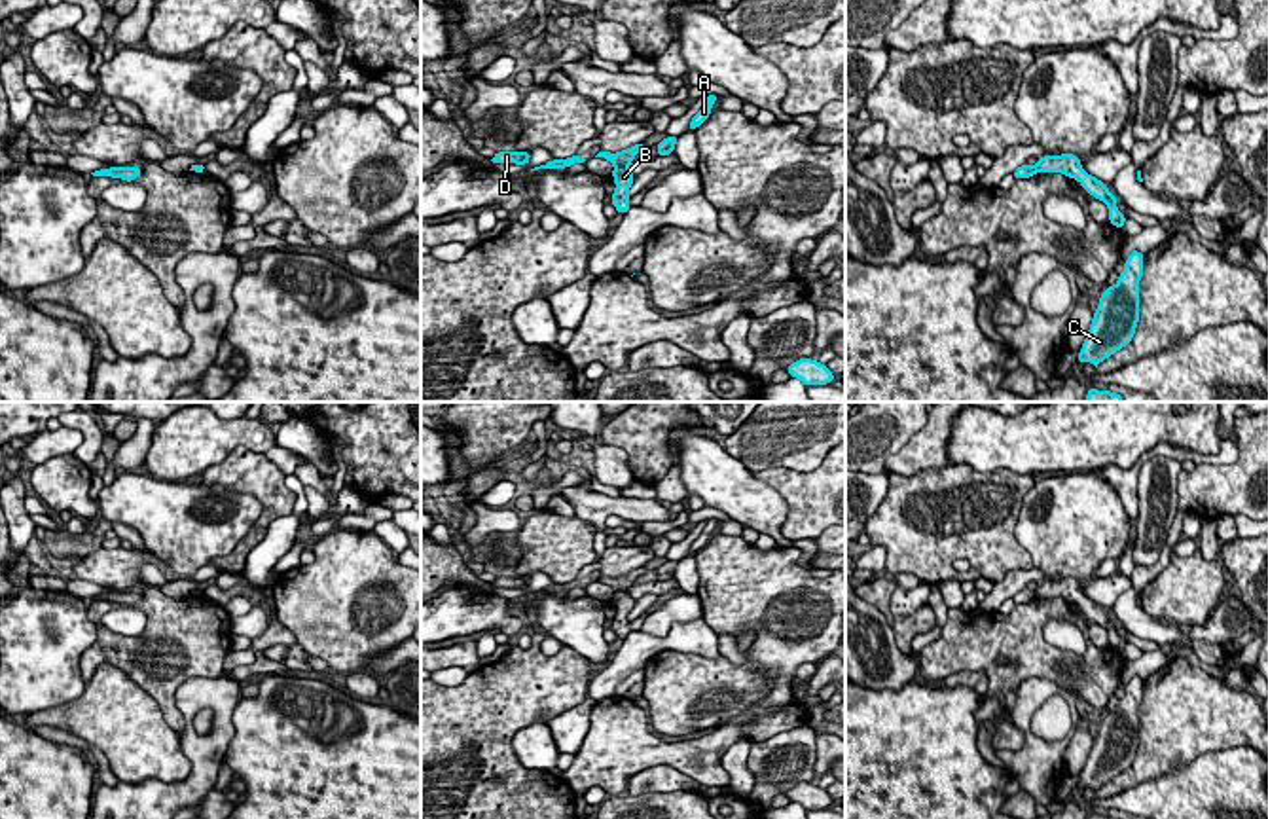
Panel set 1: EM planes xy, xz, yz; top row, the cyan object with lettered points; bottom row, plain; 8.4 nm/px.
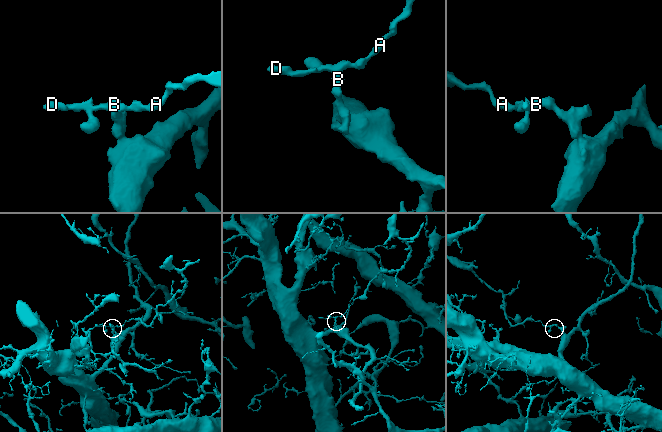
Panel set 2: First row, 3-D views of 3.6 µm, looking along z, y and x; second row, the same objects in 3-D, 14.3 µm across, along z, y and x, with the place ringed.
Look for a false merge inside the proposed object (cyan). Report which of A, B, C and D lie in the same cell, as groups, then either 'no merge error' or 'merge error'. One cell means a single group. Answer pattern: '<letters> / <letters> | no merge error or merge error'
A D / B C | merge error

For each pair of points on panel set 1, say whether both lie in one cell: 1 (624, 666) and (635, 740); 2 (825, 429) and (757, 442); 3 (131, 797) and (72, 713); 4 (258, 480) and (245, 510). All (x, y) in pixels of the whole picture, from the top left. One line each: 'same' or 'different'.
1: different
2: same
3: different
4: different

